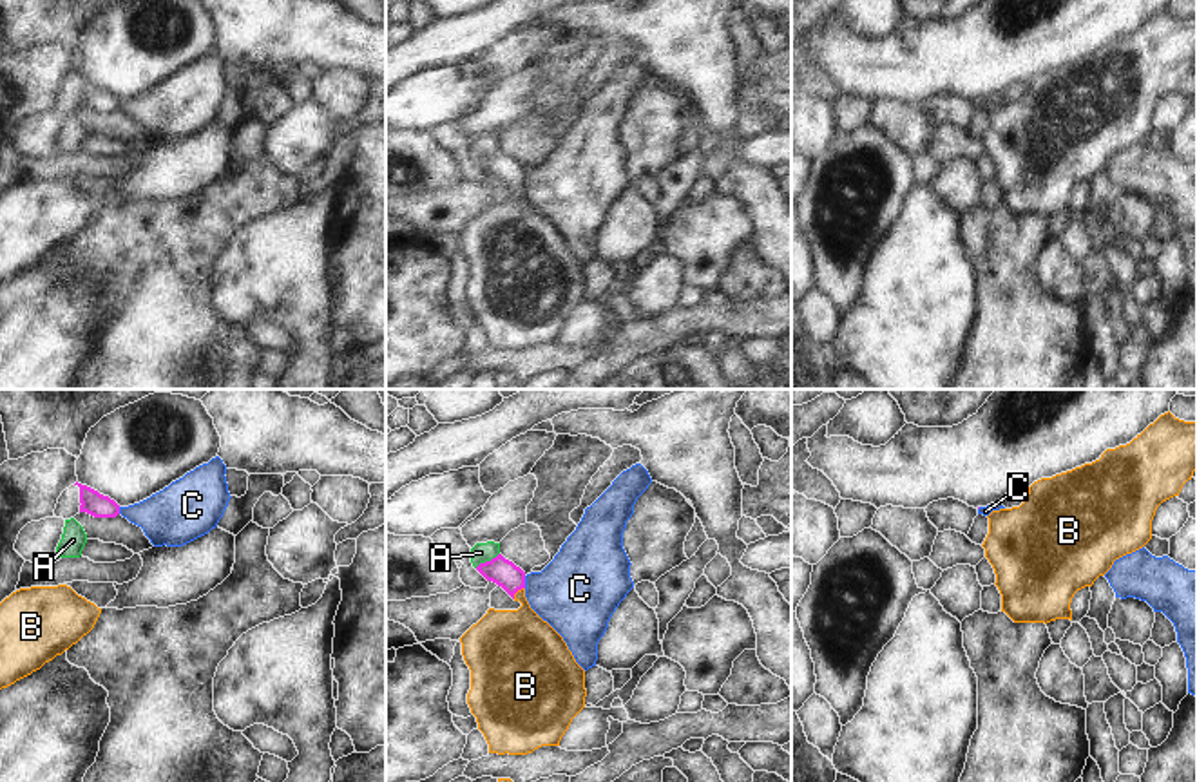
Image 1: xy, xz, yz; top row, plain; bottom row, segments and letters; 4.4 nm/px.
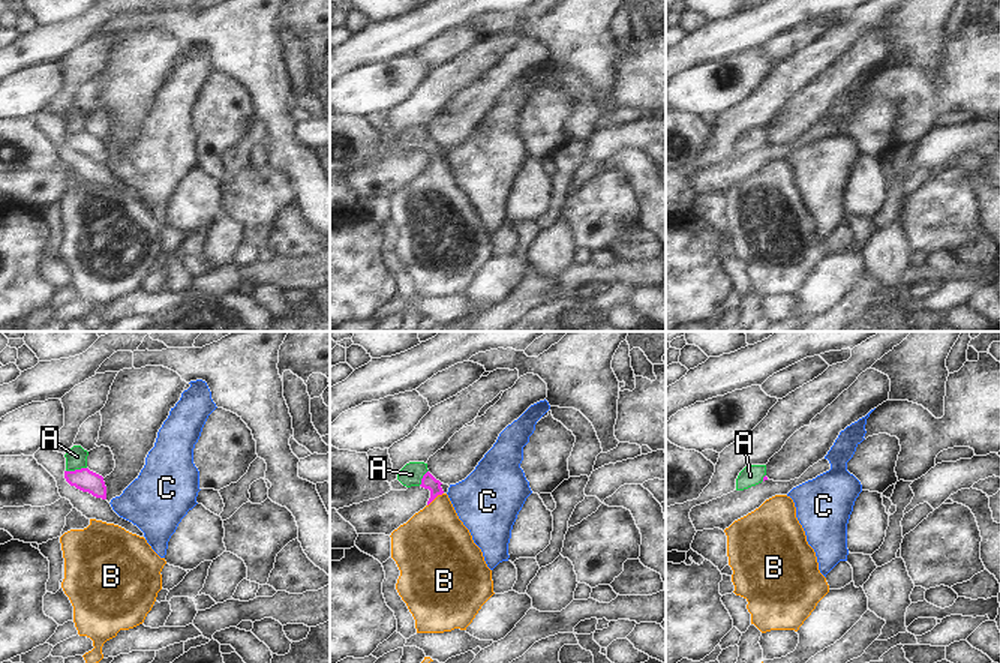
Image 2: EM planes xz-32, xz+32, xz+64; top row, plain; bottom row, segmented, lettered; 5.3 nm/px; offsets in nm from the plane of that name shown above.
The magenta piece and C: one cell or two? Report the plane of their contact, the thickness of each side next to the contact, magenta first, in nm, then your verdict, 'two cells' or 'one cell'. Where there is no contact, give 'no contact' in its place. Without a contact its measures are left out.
xz | 120/360 nm | two cells

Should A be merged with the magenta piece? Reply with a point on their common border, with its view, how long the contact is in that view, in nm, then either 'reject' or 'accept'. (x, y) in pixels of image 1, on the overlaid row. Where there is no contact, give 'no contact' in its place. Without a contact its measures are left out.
xz (486, 562) | 130 nm | reject

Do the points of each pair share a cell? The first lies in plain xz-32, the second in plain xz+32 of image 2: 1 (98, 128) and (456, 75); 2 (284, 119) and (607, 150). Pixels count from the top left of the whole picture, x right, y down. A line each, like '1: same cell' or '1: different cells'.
1: different cells
2: different cells

